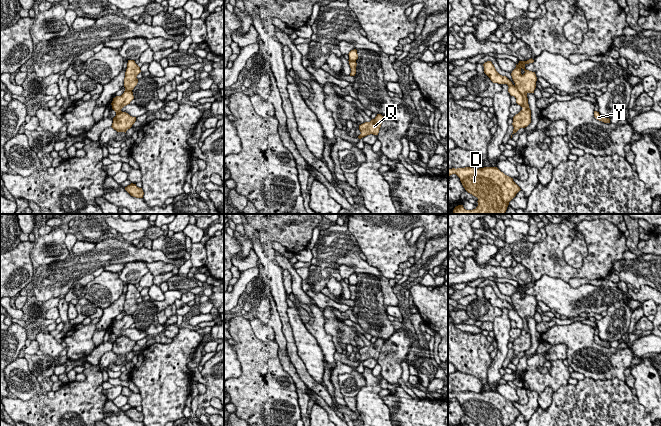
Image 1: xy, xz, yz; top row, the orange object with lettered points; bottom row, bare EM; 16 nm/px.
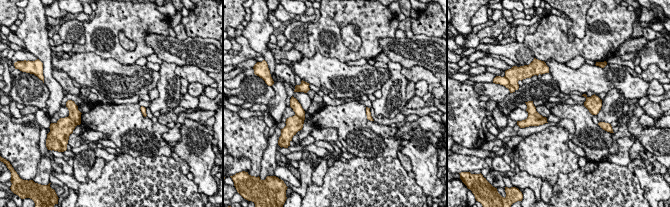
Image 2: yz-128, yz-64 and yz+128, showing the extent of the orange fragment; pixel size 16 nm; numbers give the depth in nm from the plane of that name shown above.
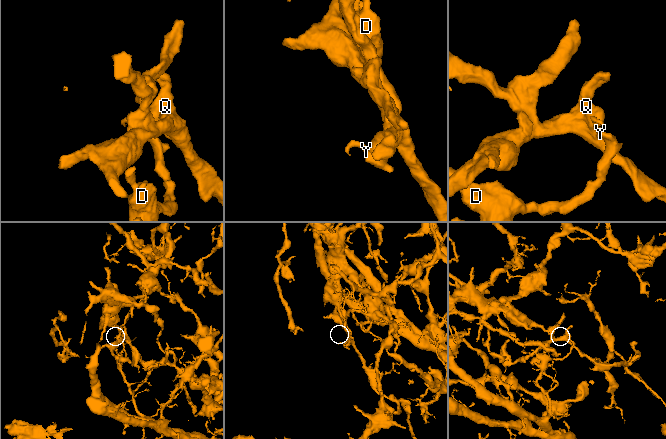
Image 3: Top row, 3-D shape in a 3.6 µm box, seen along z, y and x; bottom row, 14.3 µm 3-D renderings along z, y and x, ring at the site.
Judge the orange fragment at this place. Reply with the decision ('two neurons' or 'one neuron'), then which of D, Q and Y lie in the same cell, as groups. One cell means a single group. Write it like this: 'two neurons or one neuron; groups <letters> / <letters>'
two neurons; groups D Y / Q

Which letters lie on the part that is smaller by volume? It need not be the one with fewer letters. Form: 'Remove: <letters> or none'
Remove: Q

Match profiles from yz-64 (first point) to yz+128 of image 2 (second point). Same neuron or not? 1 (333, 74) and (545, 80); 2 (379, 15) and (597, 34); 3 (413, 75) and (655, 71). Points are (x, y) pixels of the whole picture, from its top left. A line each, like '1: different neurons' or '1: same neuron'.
1: different neurons
2: same neuron
3: same neuron

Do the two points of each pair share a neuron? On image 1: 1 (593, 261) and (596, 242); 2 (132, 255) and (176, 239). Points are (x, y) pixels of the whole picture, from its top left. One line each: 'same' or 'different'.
1: same
2: different

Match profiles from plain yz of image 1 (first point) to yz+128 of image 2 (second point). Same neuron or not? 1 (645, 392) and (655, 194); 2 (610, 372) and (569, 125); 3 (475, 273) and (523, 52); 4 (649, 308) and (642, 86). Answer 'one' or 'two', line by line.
1: one
2: two
3: one
4: two

